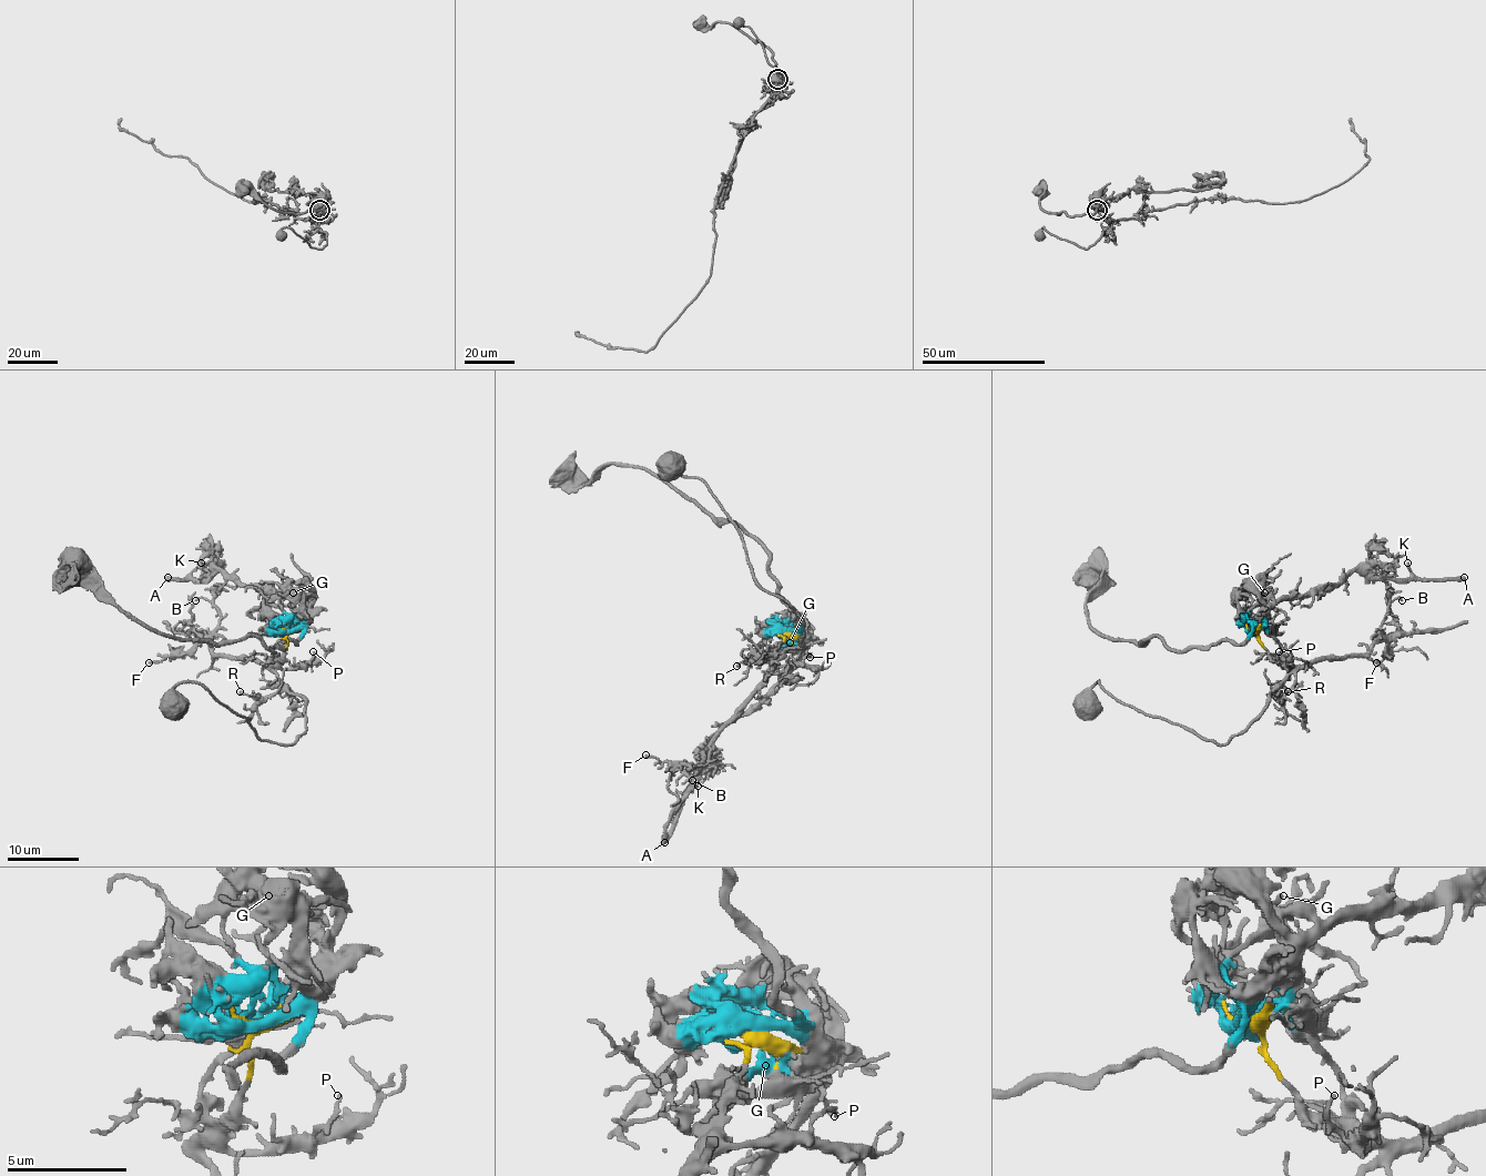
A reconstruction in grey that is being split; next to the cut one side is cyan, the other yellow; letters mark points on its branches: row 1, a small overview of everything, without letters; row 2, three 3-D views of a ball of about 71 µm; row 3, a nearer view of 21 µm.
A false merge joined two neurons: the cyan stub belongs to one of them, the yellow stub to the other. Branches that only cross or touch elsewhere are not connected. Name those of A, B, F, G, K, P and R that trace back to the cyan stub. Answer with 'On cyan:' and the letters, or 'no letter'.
On cyan: A, G, K

